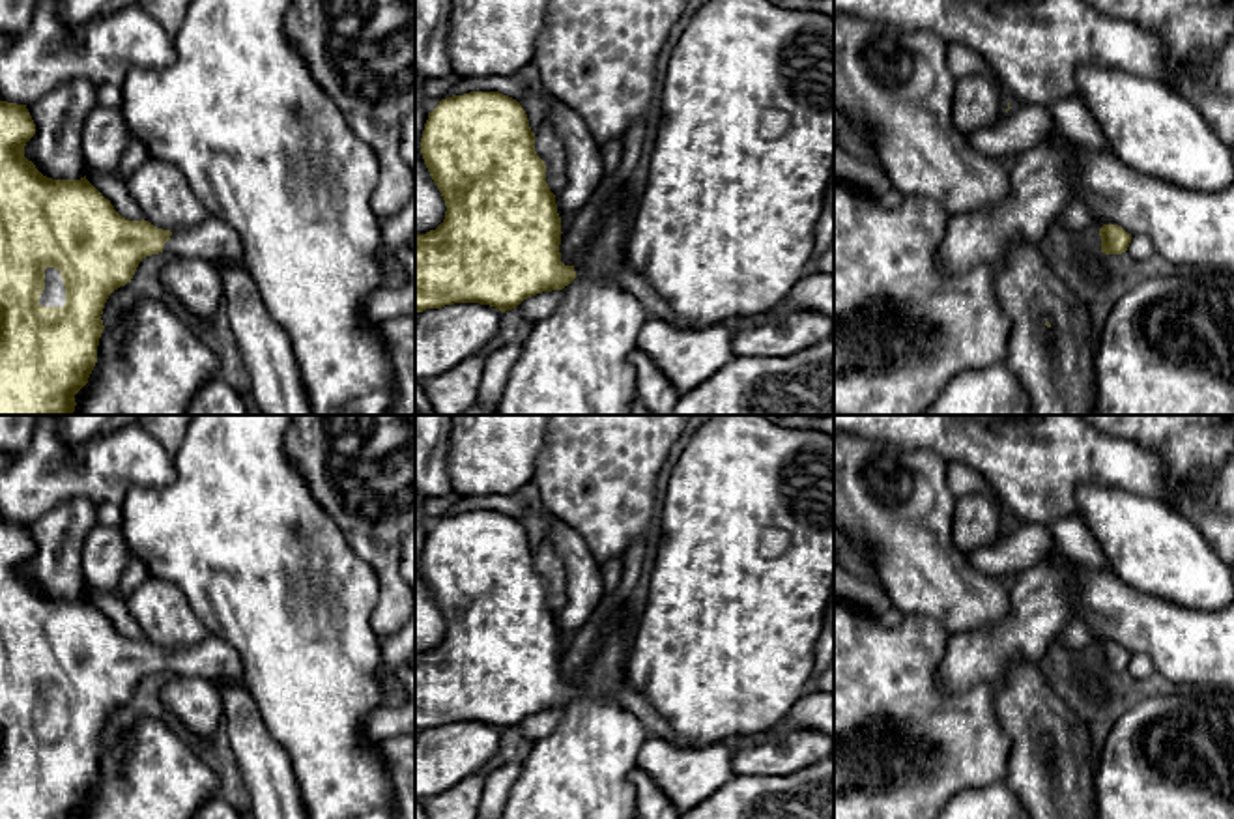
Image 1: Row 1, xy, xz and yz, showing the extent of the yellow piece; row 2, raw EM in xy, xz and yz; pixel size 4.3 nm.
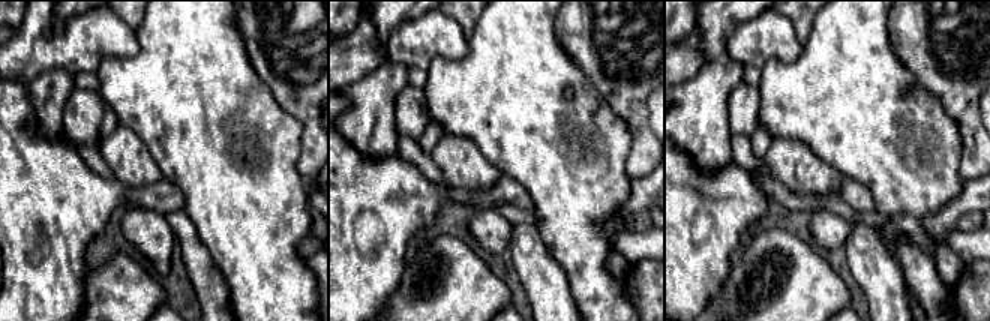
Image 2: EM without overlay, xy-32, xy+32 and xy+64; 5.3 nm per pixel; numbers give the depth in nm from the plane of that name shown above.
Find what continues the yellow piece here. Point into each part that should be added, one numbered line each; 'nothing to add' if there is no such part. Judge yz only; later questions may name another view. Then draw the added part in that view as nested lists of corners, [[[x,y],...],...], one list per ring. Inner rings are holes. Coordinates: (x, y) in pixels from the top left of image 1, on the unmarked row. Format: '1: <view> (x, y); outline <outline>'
nothing to add

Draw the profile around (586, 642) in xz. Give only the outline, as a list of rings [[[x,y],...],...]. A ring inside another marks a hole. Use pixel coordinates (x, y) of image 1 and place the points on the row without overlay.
[[[636,540],[623,555],[623,578],[613,595],[604,595],[587,623],[574,634],[568,651],[561,653],[561,681],[572,684],[576,671],[583,668],[598,649],[606,625],[628,608],[628,598],[641,578],[645,542]]]

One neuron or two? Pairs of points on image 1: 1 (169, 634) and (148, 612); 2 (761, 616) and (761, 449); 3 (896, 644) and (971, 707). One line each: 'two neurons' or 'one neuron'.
1: one neuron
2: one neuron
3: one neuron

